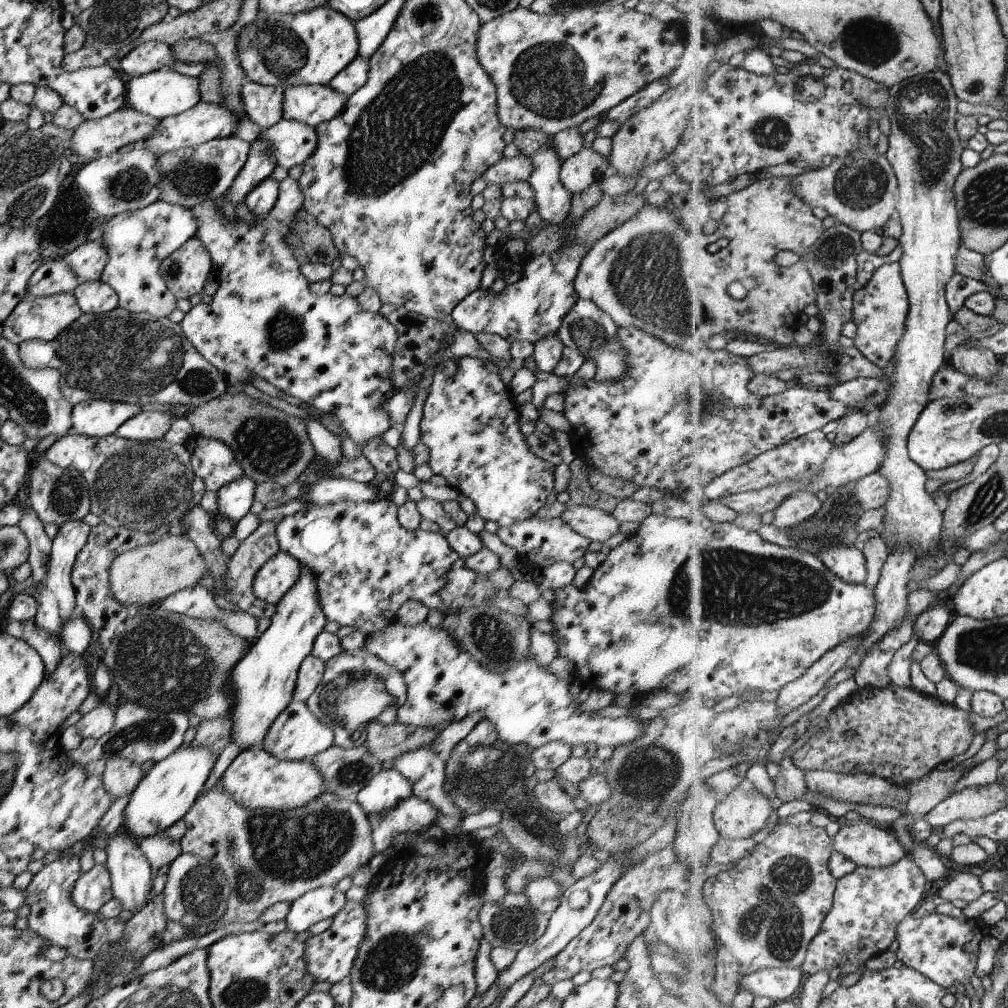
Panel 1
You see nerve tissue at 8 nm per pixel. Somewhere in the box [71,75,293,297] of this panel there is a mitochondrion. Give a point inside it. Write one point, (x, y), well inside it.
(190, 176)

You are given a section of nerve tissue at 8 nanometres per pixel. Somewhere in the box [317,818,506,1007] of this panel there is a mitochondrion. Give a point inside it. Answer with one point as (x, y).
(392, 962)

